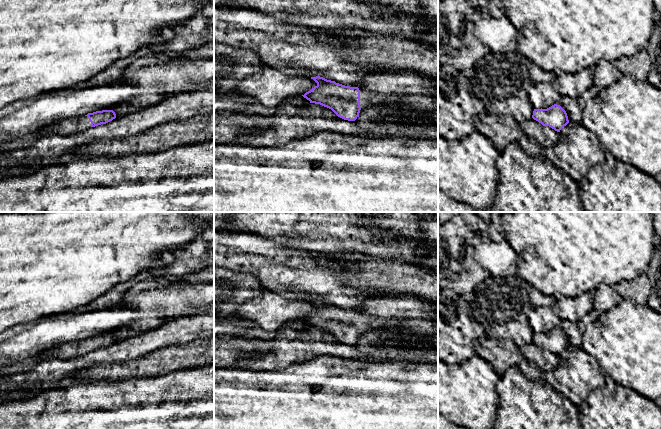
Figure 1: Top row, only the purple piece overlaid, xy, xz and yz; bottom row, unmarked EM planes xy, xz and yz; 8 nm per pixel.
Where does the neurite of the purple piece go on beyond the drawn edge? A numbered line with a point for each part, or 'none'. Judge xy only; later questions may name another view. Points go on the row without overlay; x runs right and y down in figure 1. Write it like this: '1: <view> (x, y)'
1: xy (72, 349)

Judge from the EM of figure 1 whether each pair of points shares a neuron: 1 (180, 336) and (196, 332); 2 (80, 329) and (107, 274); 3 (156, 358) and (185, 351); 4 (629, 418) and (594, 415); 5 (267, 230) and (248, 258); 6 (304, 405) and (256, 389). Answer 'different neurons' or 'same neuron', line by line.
1: same neuron
2: different neurons
3: same neuron
4: same neuron
5: different neurons
6: same neuron

